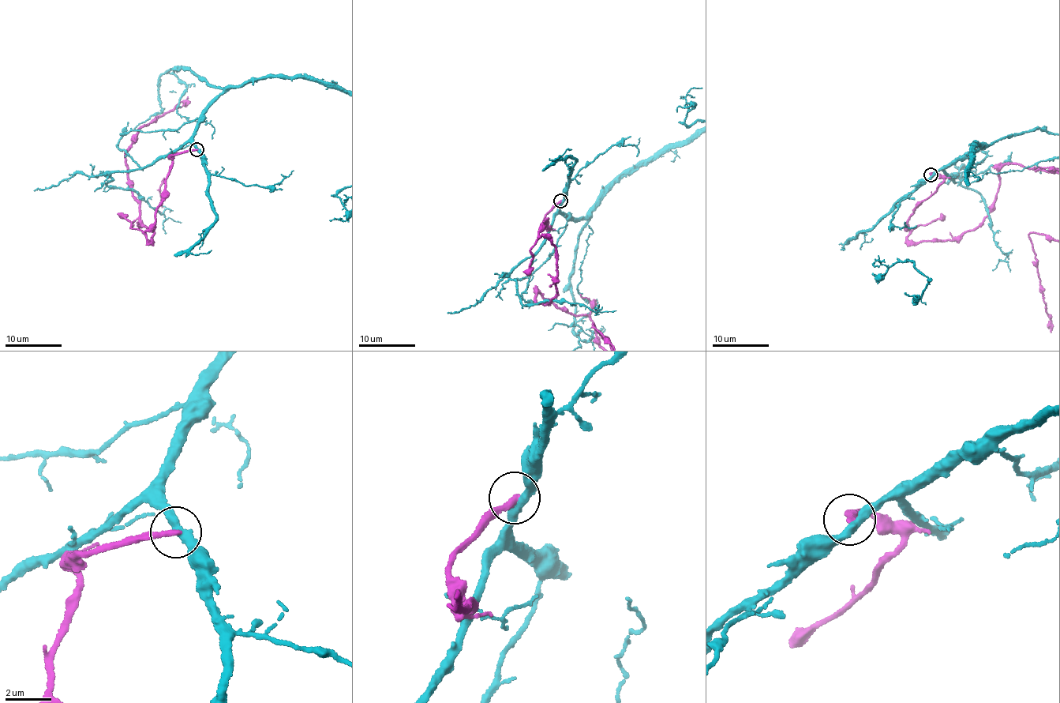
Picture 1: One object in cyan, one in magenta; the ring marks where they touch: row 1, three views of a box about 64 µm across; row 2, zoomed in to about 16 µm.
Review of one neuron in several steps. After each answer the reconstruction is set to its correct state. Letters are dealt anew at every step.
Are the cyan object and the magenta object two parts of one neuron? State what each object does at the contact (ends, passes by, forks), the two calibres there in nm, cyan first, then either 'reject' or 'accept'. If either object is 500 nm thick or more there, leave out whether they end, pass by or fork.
cyan passes by; magenta ends there; 360 nm thick on the cyan side, 280 nm on the other; reject

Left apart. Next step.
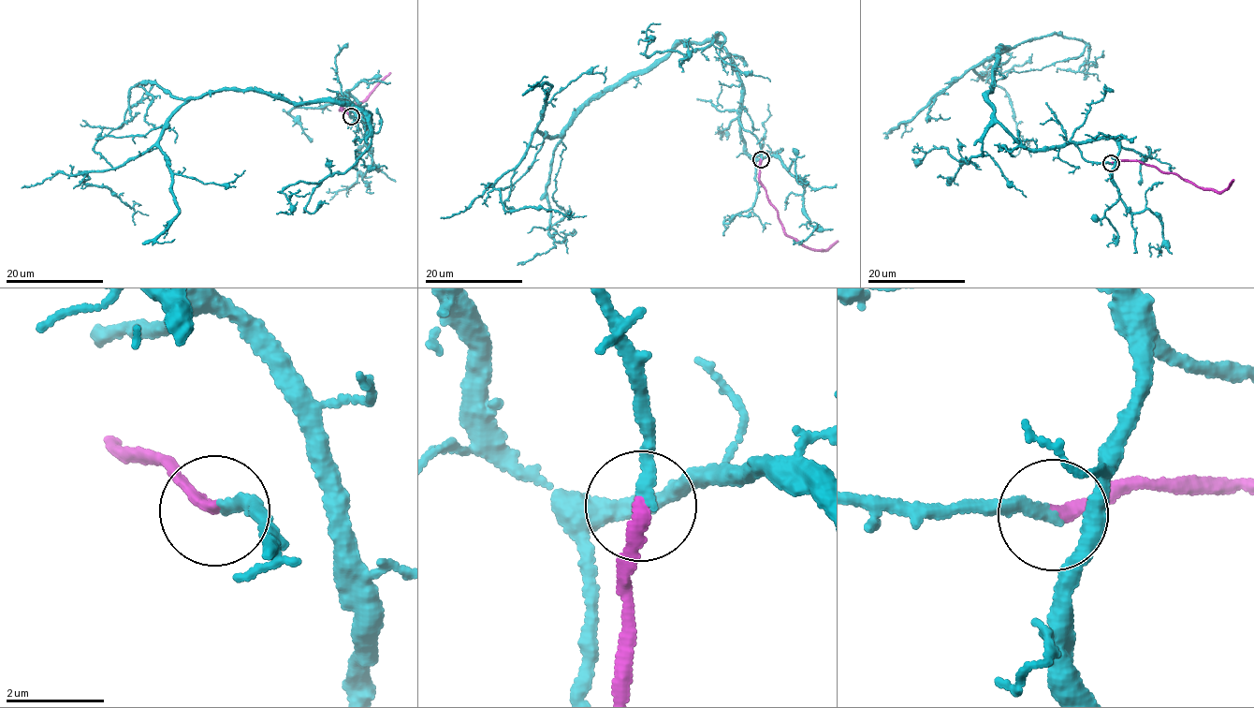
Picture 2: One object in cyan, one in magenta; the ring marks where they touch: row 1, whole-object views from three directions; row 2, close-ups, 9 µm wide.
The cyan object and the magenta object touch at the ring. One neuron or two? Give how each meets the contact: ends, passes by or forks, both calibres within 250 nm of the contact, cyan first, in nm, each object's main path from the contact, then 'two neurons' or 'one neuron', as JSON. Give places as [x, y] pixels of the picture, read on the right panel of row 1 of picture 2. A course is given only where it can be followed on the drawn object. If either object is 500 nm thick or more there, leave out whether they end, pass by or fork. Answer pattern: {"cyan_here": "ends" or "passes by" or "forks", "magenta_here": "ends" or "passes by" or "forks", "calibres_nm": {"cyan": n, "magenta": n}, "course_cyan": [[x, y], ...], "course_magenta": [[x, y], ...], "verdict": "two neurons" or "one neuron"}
{"cyan_here": "ends", "magenta_here": "ends", "calibres_nm": {"cyan": 200, "magenta": 240}, "course_cyan": [[1110, 163], [1072, 142], [1028, 149], [997, 122], [985, 95], [998, 44], [972, 68], [1007, 93], [1030, 157]], "course_magenta": [[1110, 163], [1124, 159], [1138, 160], [1165, 172], [1174, 172], [1188, 182], [1219, 194], [1228, 189], [1233, 180]], "verdict": "one neuron"}

